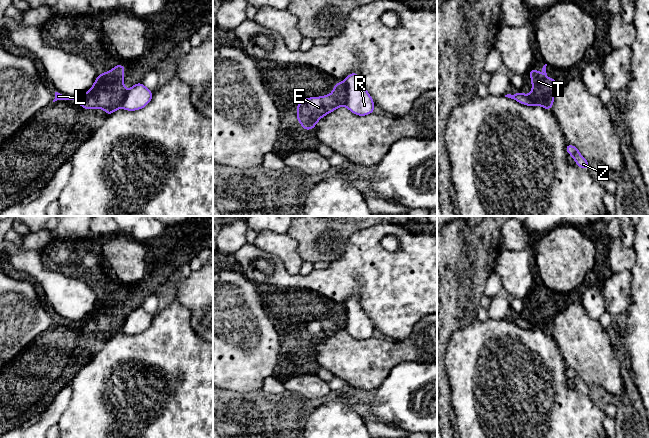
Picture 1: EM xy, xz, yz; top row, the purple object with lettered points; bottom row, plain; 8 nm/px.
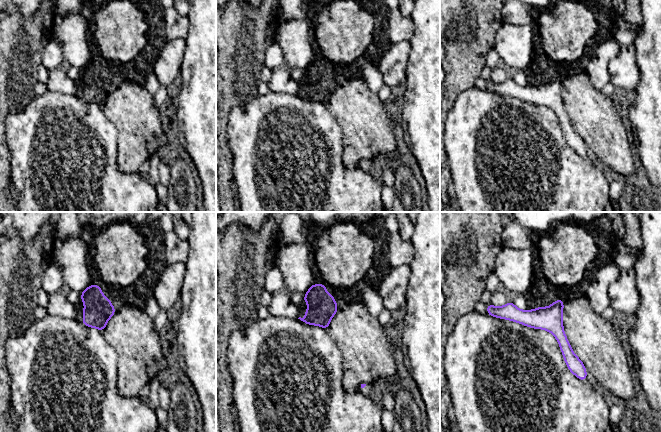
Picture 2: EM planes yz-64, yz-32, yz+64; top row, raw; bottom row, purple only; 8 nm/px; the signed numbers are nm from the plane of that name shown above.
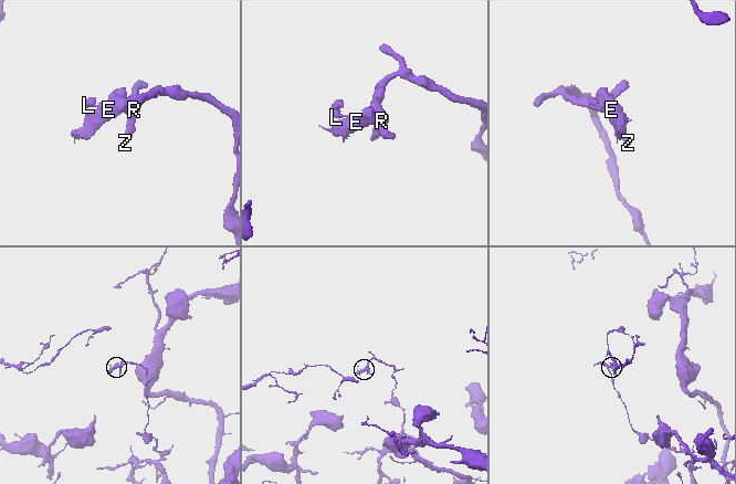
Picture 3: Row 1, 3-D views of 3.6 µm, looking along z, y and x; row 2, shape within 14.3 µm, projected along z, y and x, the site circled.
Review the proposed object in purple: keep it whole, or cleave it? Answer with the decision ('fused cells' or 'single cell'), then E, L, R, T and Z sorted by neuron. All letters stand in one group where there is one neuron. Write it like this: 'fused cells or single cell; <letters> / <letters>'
fused cells; E L T / R Z

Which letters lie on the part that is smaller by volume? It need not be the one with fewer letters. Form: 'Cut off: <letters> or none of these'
Cut off: E, L, T

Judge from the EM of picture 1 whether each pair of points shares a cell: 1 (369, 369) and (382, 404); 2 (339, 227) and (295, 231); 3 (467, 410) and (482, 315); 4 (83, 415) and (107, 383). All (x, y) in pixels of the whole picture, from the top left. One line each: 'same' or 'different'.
1: different
2: same
3: different
4: same

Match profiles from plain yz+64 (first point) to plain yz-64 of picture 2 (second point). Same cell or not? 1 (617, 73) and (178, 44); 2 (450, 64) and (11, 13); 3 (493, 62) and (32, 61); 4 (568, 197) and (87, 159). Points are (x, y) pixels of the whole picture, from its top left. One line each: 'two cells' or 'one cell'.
1: one cell
2: one cell
3: two cells
4: one cell

